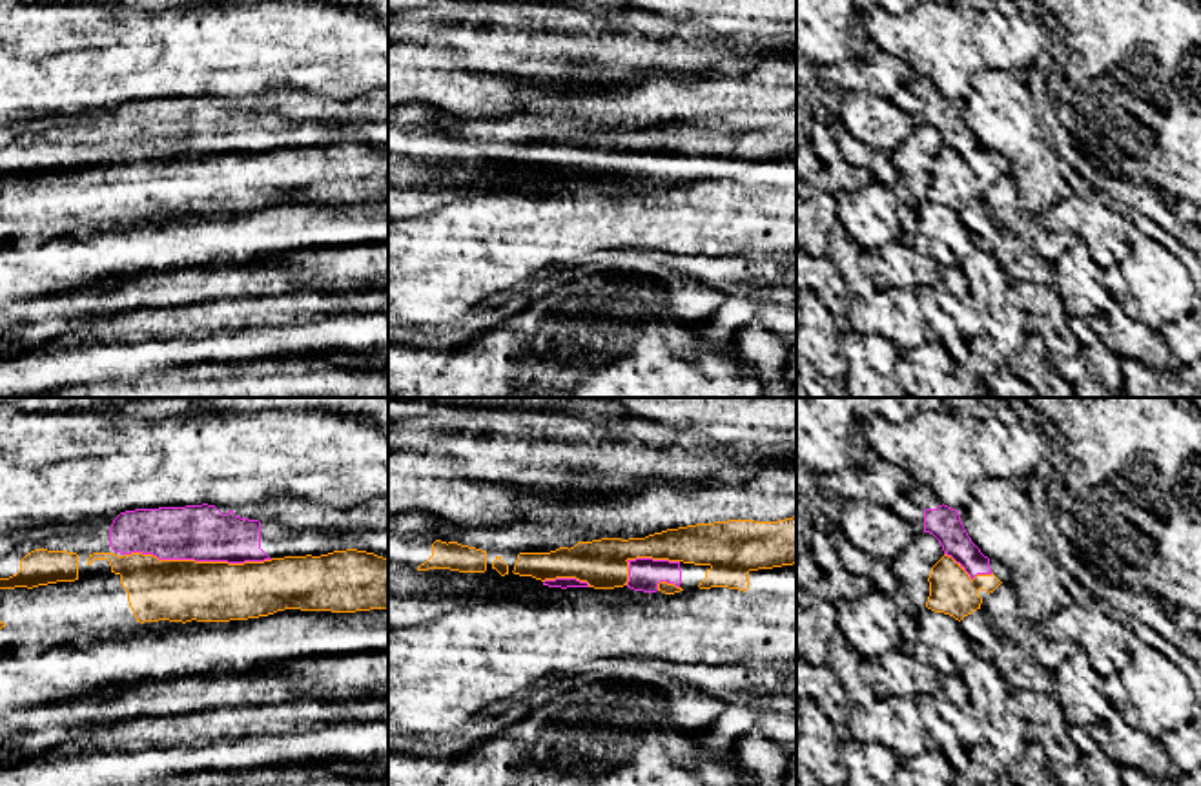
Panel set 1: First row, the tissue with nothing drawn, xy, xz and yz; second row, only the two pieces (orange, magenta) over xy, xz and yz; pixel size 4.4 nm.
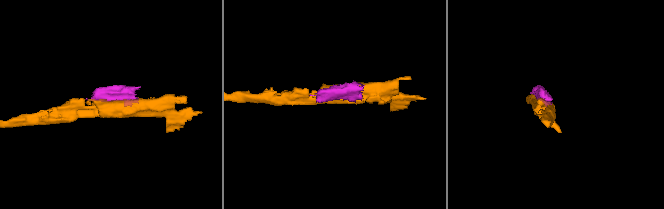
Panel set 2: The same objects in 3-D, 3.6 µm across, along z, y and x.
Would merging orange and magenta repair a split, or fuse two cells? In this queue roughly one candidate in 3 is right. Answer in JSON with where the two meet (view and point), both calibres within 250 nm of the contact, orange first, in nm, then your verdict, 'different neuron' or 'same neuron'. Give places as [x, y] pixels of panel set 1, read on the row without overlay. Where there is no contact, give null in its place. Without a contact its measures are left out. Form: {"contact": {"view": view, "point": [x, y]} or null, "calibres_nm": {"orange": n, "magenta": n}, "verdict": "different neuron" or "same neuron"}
{"contact": {"view": "xy", "point": [199, 154]}, "calibres_nm": {"orange": 280, "magenta": 240}, "verdict": "different neuron"}

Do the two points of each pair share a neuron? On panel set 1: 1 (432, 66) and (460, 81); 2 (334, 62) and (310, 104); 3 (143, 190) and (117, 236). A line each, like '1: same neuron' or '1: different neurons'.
1: same neuron
2: different neurons
3: different neurons

